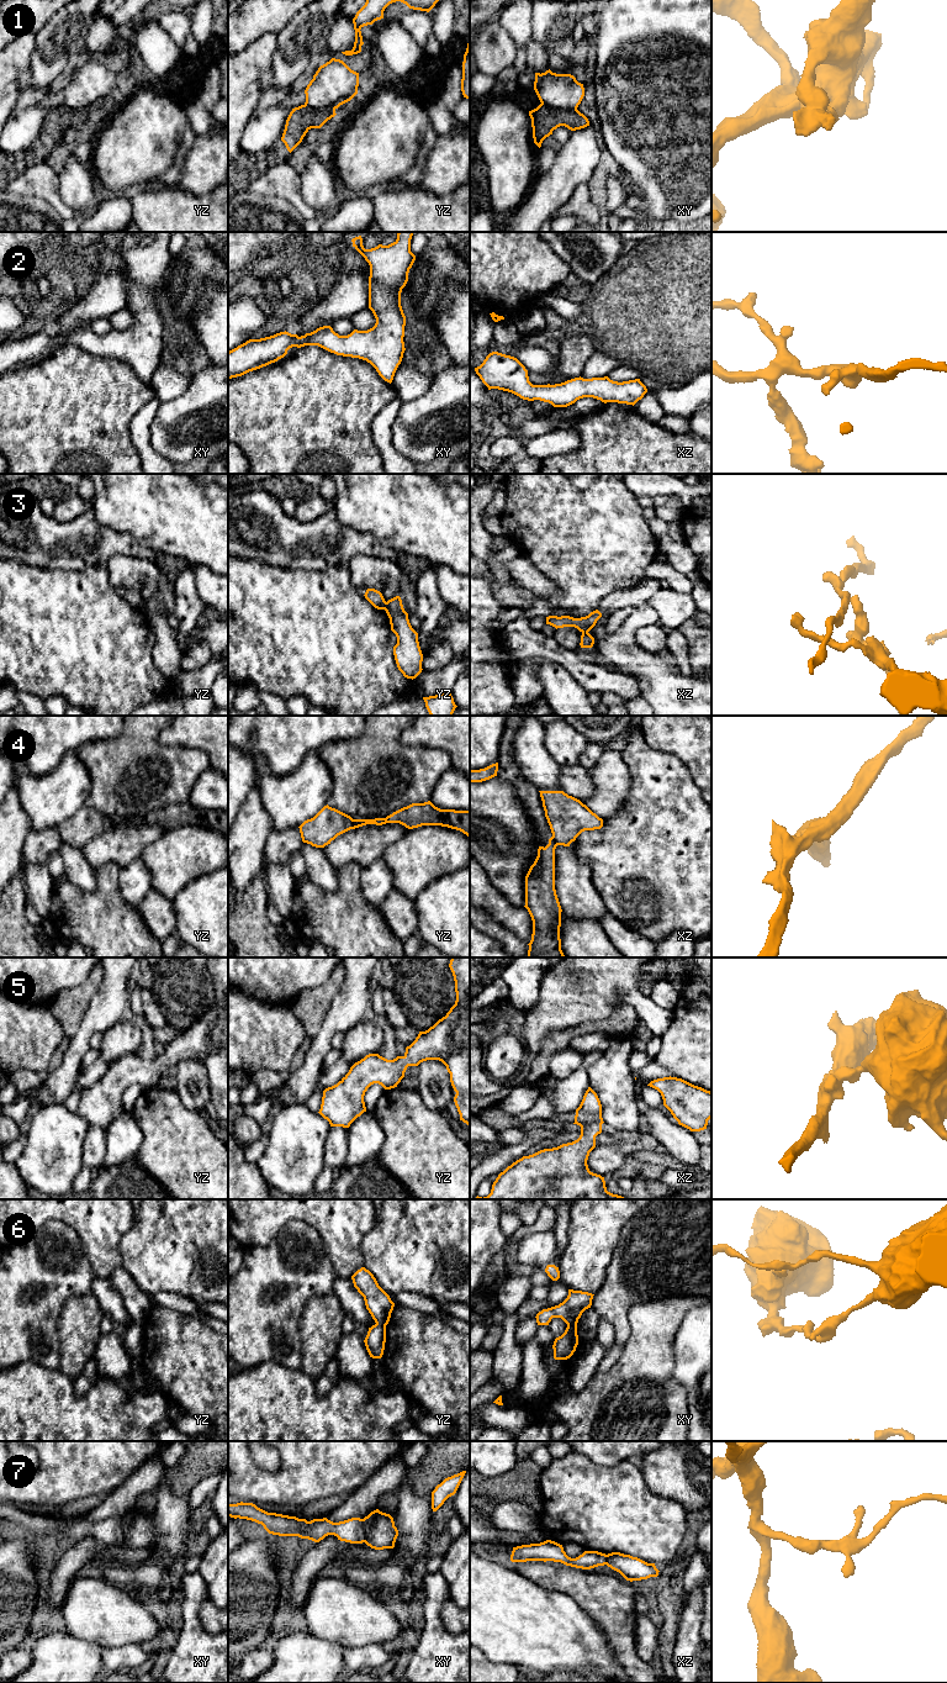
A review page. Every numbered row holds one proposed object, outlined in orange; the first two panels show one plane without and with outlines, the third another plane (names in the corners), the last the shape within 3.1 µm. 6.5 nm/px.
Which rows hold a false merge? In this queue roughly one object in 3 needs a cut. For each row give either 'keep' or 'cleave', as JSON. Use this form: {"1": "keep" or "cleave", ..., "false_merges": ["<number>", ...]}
{"1": "cleave", "2": "keep", "3": "cleave", "4": "cleave", "5": "keep", "6": "cleave", "7": "cleave", "false_merges": ["1", "3", "4", "6", "7"]}

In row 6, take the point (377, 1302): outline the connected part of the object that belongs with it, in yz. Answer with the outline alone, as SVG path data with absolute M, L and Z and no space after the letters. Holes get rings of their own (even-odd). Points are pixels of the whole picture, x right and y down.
M361 1267L351 1276L354 1287L364 1297L366 1309L375 1323L387 1325L393 1310L395 1303L390 1296L379 1286L374 1275Z

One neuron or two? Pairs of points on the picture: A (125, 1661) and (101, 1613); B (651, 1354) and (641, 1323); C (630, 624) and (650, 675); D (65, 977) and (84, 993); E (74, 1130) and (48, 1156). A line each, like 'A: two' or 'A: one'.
A: two
B: one
C: one
D: two
E: one

